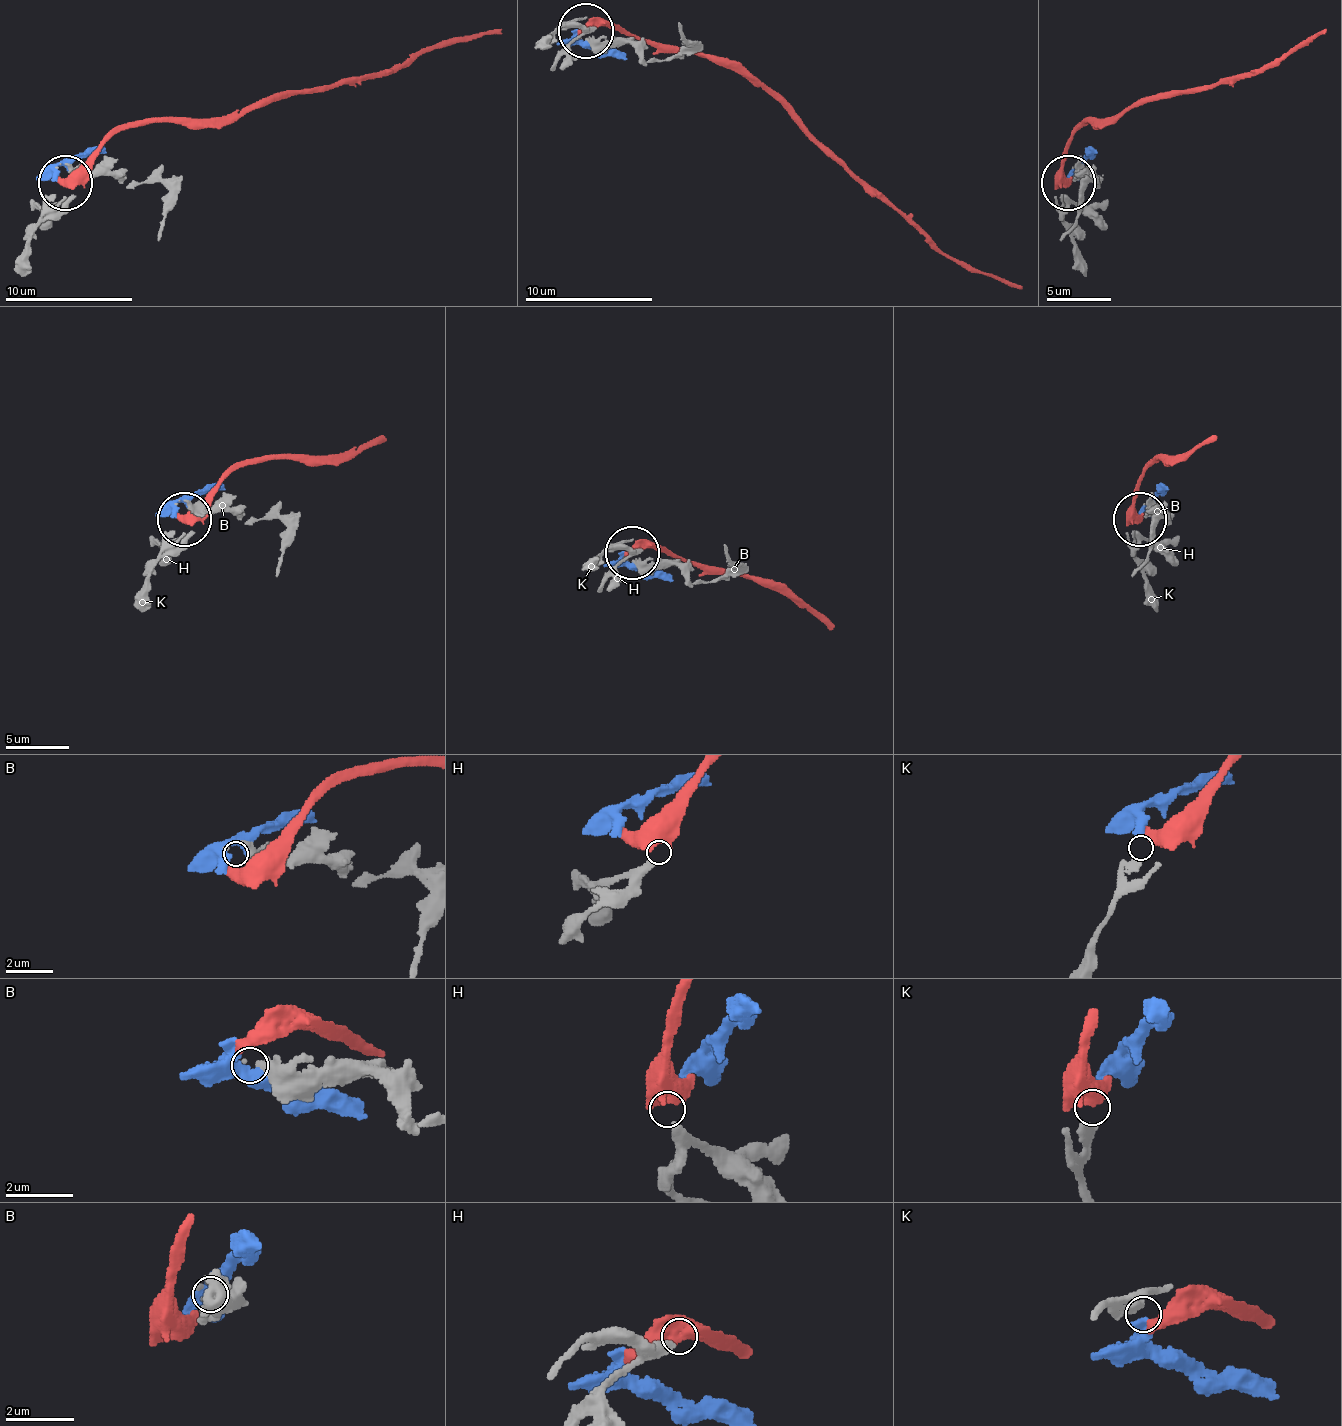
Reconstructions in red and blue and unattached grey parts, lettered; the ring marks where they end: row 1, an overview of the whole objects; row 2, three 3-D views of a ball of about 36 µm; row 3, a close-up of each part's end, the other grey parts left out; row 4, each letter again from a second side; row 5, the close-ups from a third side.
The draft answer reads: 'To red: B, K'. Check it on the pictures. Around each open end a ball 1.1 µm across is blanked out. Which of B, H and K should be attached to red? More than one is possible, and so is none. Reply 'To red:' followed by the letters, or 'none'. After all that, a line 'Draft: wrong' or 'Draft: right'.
To red: K
Draft: wrong

